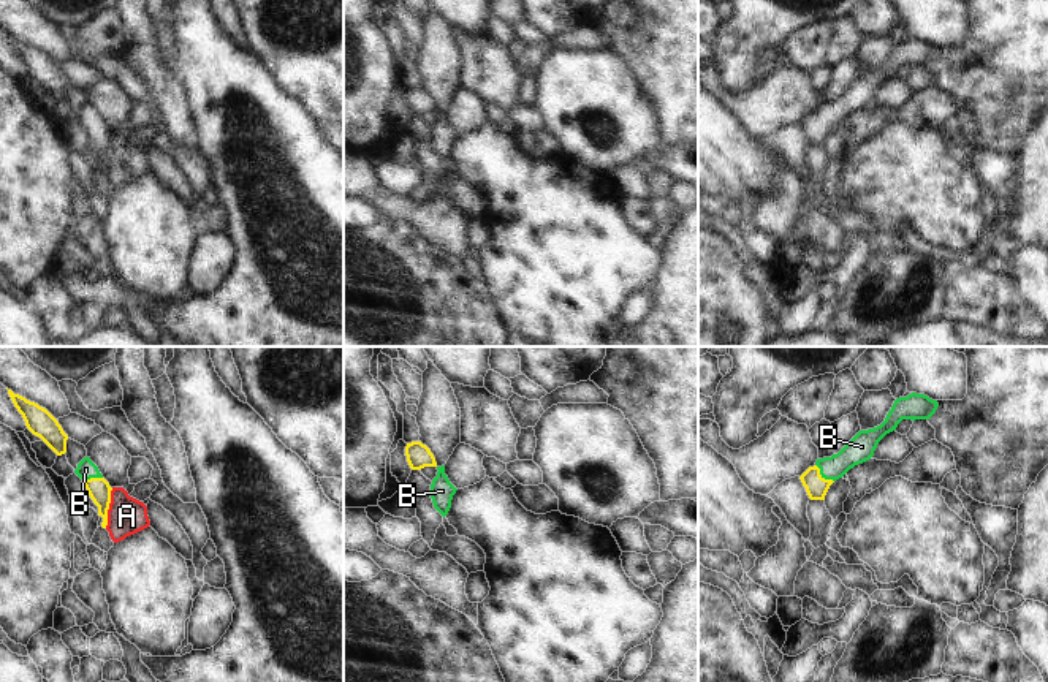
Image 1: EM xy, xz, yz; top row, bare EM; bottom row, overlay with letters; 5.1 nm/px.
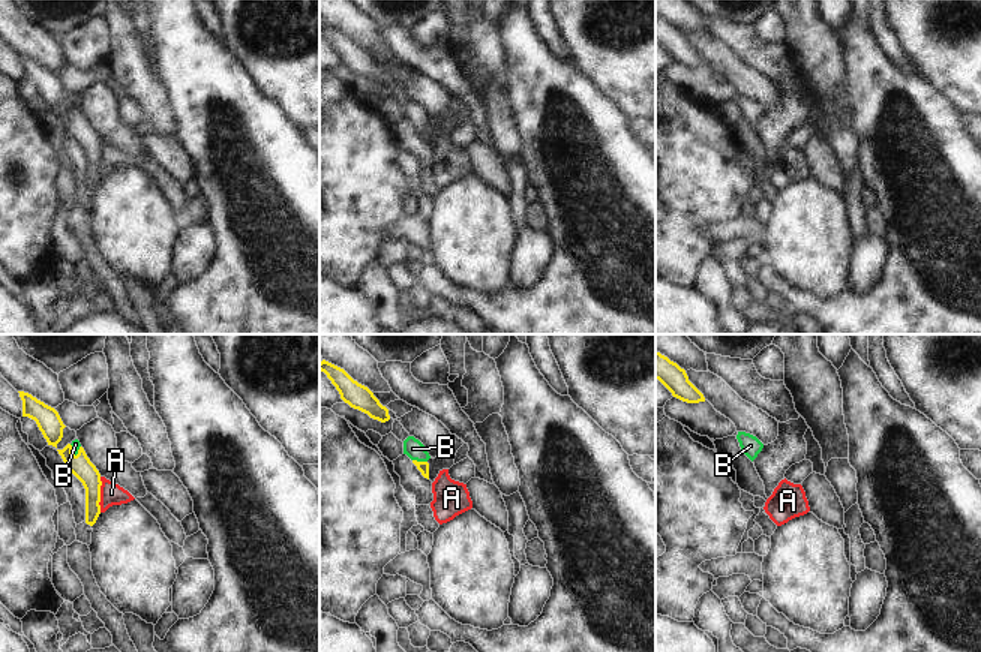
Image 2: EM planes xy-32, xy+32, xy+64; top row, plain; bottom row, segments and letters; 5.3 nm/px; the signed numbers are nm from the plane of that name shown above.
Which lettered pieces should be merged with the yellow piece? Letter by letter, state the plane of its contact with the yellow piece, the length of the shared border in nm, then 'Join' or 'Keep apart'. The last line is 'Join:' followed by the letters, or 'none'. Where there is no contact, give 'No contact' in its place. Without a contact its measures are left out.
A: Touches yellow in xy. Shared border 220 nm. Keep apart
B: Touches yellow in yz. Shared border 130 nm. Join
Join: B

